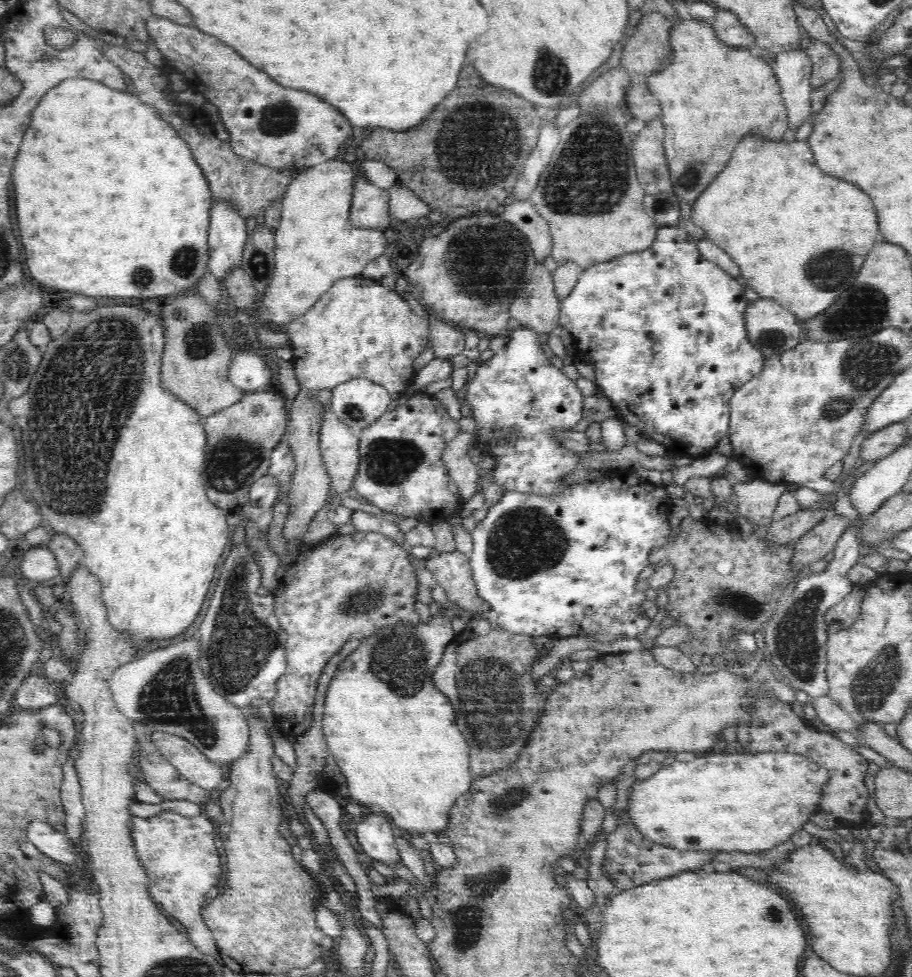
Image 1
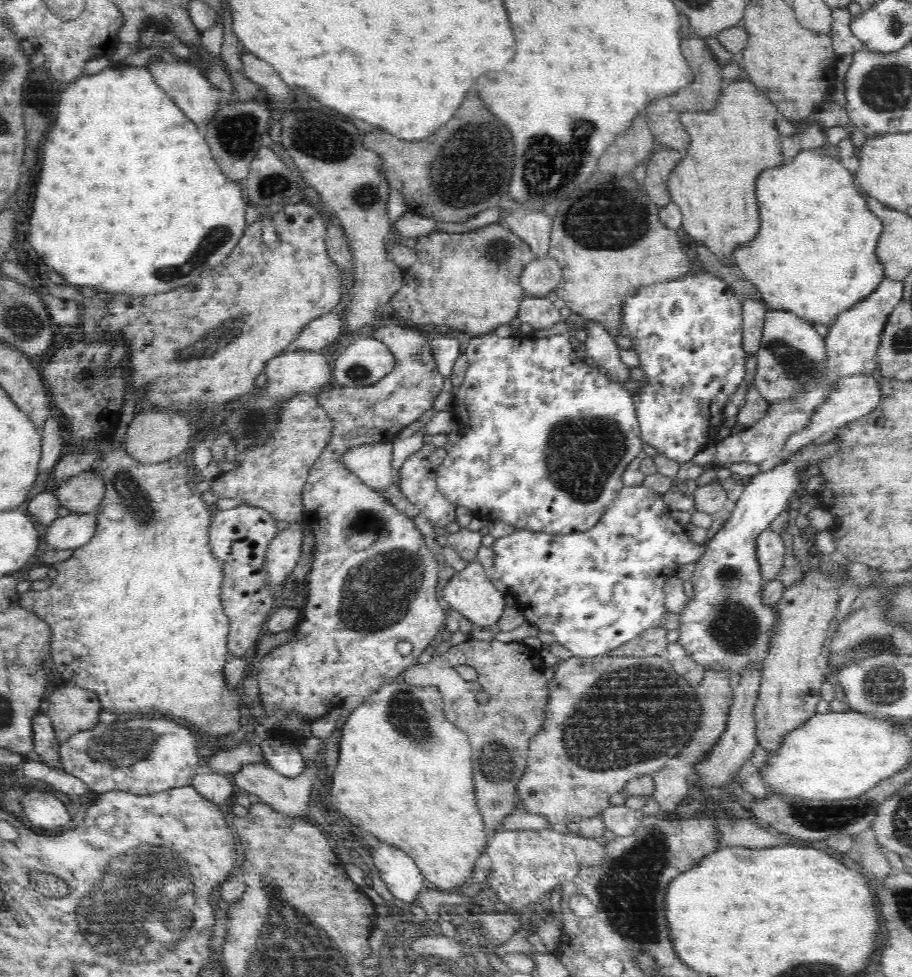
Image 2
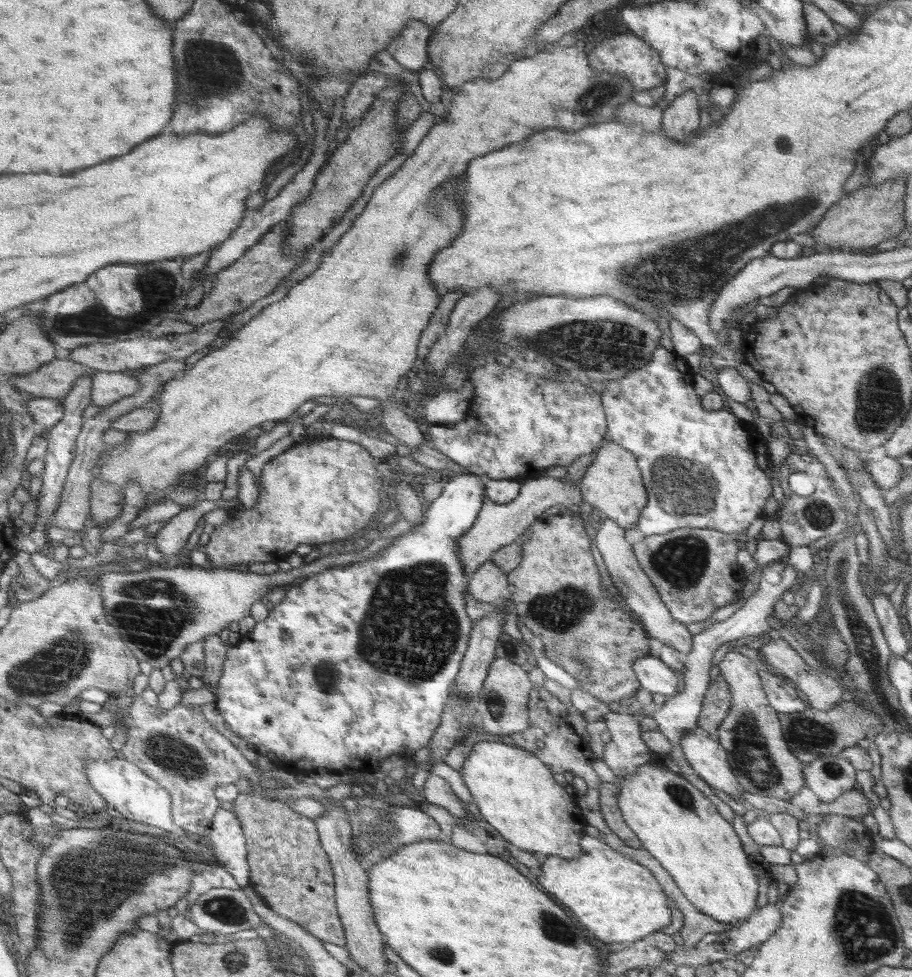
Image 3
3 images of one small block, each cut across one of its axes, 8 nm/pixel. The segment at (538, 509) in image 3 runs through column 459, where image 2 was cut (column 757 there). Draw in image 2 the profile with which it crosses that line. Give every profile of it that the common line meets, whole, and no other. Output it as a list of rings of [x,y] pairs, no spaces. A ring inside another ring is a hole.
[[[766,530],[757,539],[757,557],[761,563],[762,578],[773,581],[784,566],[784,543],[781,534]]]

